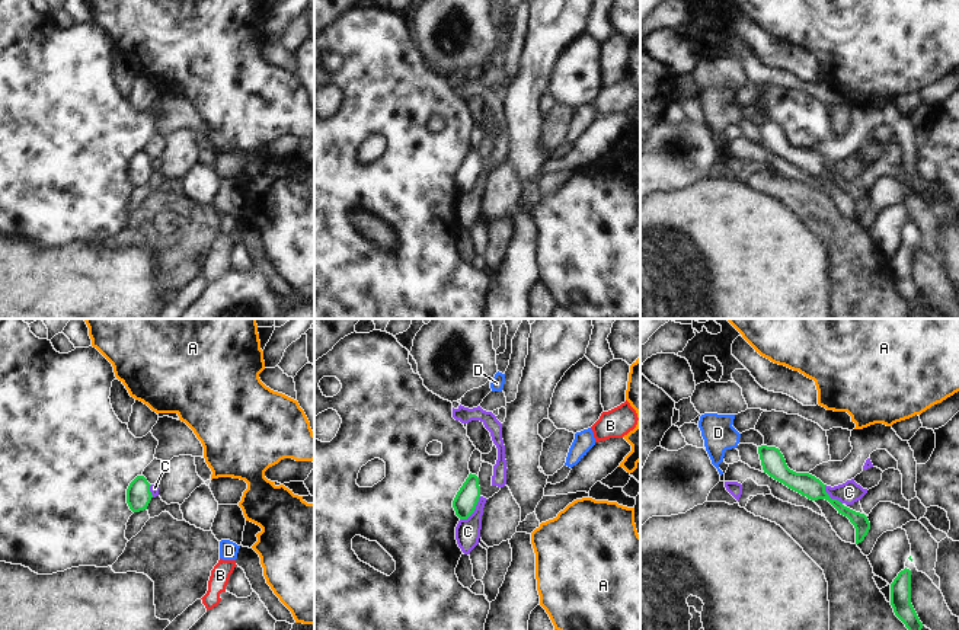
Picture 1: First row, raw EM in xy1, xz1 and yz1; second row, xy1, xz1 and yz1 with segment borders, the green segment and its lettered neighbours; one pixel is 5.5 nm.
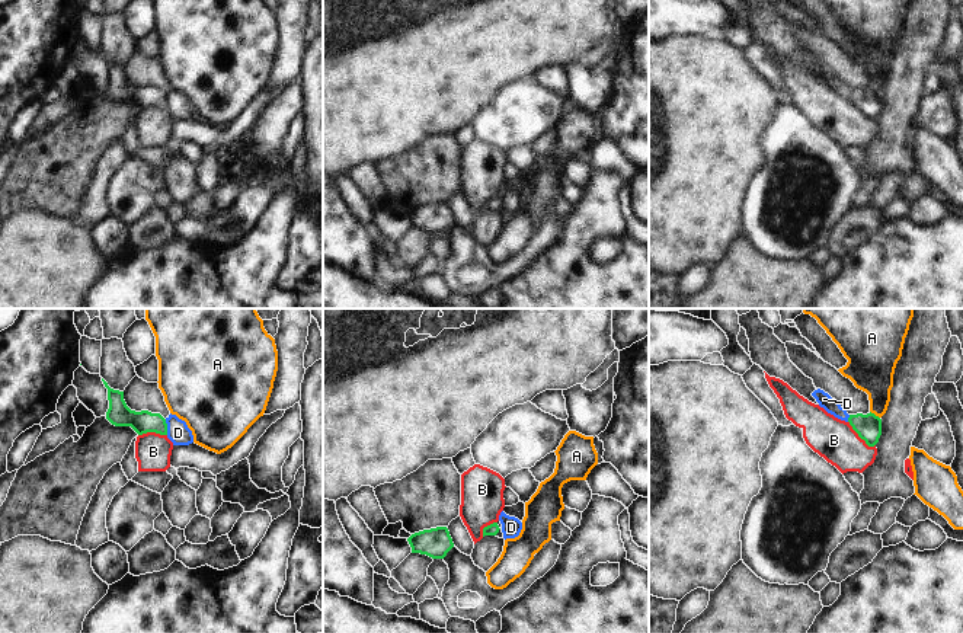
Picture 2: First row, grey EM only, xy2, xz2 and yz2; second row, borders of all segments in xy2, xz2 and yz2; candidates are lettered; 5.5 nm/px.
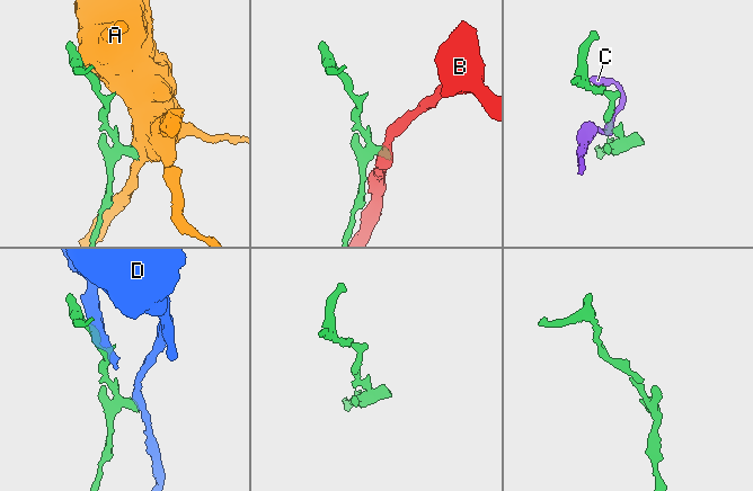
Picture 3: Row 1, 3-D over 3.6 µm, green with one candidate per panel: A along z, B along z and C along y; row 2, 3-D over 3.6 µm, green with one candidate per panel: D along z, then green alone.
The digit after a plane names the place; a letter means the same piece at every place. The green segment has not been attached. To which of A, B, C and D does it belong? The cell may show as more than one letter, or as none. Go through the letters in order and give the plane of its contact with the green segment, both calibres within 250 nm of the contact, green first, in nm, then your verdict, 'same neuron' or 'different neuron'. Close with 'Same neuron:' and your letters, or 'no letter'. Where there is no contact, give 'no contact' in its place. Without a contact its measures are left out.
A: contact in yz2; calibres 140 and 240 nm; different neuron
B: contact in yz2; calibres 140 and 240 nm; different neuron
C: contact in xz1; calibres 130 and 140 nm; different neuron
D: contact in xy2; calibres 120 and 120 nm; different neuron
Same neuron: no letter

